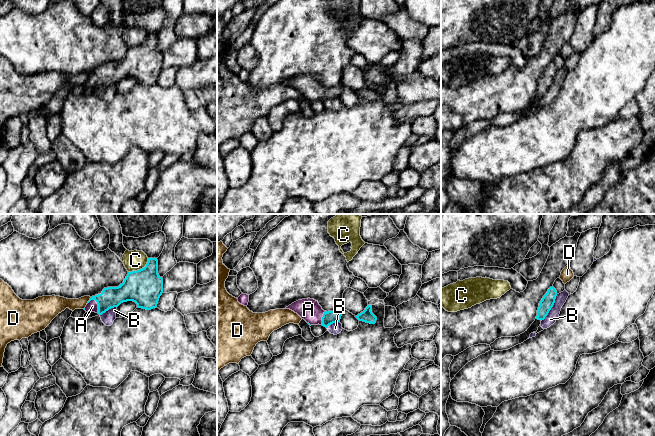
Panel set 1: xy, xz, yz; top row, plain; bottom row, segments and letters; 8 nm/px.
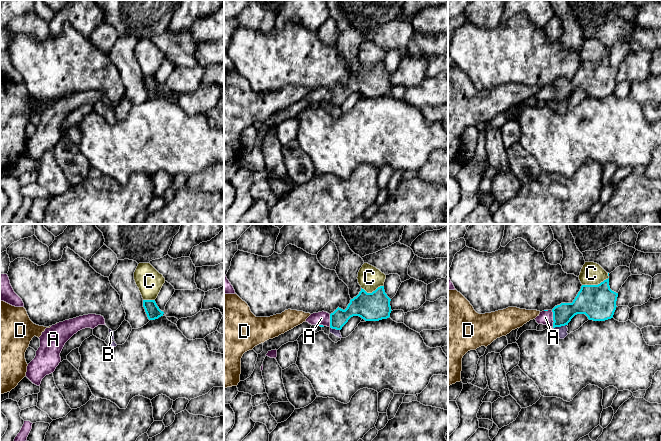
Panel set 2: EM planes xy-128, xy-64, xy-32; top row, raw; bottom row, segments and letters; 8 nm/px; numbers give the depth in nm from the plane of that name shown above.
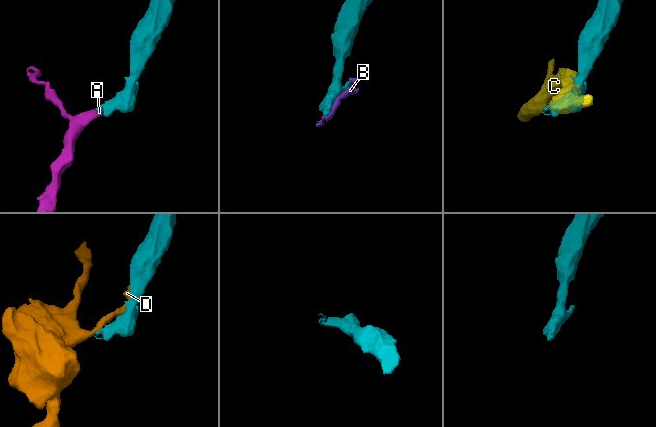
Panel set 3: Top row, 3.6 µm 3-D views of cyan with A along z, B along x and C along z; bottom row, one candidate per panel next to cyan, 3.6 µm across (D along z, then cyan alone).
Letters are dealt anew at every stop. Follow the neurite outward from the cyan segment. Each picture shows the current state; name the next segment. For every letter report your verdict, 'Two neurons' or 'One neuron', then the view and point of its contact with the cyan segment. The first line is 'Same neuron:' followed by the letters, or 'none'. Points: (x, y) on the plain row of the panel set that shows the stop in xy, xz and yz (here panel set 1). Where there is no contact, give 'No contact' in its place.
Same neuron: A
A: One neuron. Touches cyan at xy (98, 81)
B: Two neurons. Touches cyan at yz (551, 83)
C: Two neurons. Touches cyan at xy (140, 45)
D: Two neurons. Touches cyan at xy (89, 76)

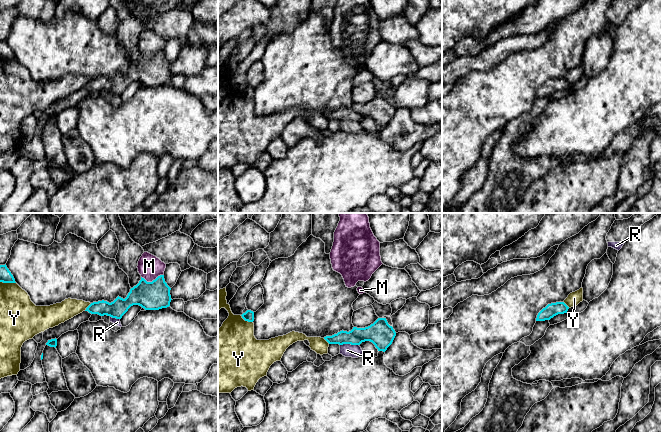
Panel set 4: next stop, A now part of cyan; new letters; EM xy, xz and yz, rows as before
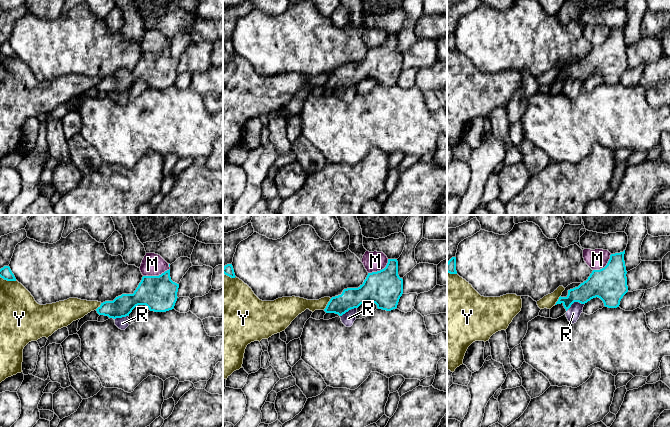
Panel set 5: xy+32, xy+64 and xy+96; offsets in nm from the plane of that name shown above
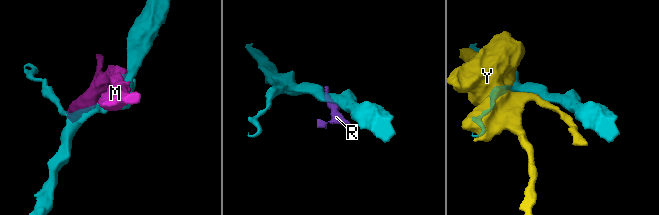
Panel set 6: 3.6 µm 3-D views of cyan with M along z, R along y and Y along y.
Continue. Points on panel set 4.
Same neuron: none
M: Two neurons. Touches cyan at xy (153, 56)
R: Two neurons. Touches cyan at xz (349, 119)
Y: Two neurons. Touches cyan at xz (246, 96)

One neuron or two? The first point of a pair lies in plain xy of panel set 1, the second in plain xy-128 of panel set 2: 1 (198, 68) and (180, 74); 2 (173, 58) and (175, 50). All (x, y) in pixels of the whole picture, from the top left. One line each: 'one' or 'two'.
1: two
2: two

